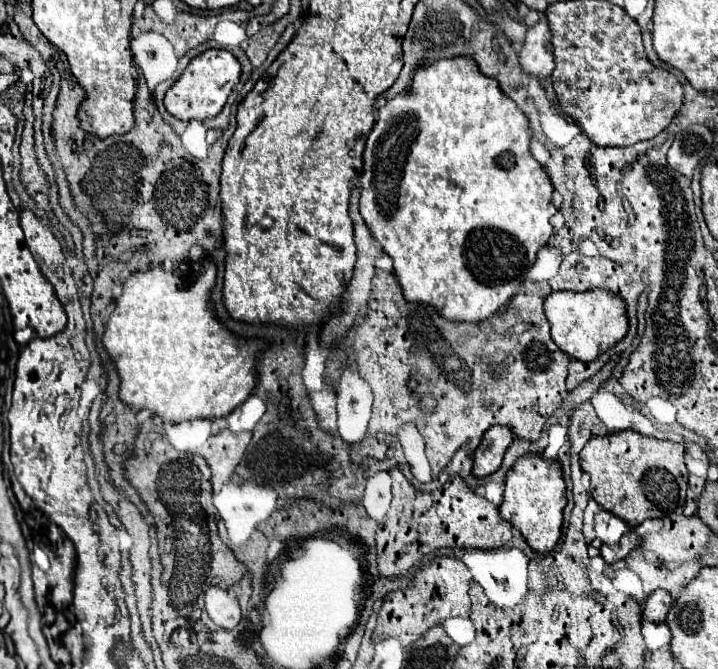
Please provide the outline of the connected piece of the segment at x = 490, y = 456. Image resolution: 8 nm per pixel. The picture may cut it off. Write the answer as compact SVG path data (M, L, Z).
M495 426L483 434L481 444L473 452L473 476L487 478L491 476L503 460L507 446L511 444L511 430L503 430L503 426Z

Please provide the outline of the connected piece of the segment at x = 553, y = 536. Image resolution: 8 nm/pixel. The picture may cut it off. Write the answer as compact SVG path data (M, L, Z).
M523 456L507 472L505 494L503 504L499 506L499 514L521 532L531 550L543 554L551 552L557 546L557 540L561 536L565 502L565 482L559 464L545 462L541 456Z

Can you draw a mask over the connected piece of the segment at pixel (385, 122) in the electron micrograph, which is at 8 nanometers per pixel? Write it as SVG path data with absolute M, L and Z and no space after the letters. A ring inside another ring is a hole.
M453 58L453 60L439 60L429 62L427 66L421 66L415 70L411 88L401 94L397 94L393 100L389 100L383 108L377 112L377 122L367 138L365 152L363 152L363 172L357 178L357 186L361 190L361 216L375 236L375 240L381 244L383 252L391 256L395 266L395 276L403 288L403 296L407 302L419 302L433 306L445 320L451 322L481 322L491 318L521 286L527 272L535 264L537 252L547 246L549 238L553 236L551 218L557 212L551 204L553 186L543 170L539 166L531 152L529 152L529 122L525 114L507 98L501 94L499 84L487 76L481 76L475 62L471 58Z

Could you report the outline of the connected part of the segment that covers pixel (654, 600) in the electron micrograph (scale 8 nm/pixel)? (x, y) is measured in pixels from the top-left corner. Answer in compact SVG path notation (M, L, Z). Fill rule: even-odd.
M655 590L645 602L643 618L649 622L665 622L667 614L671 610L671 604L673 604L673 600L665 590Z

